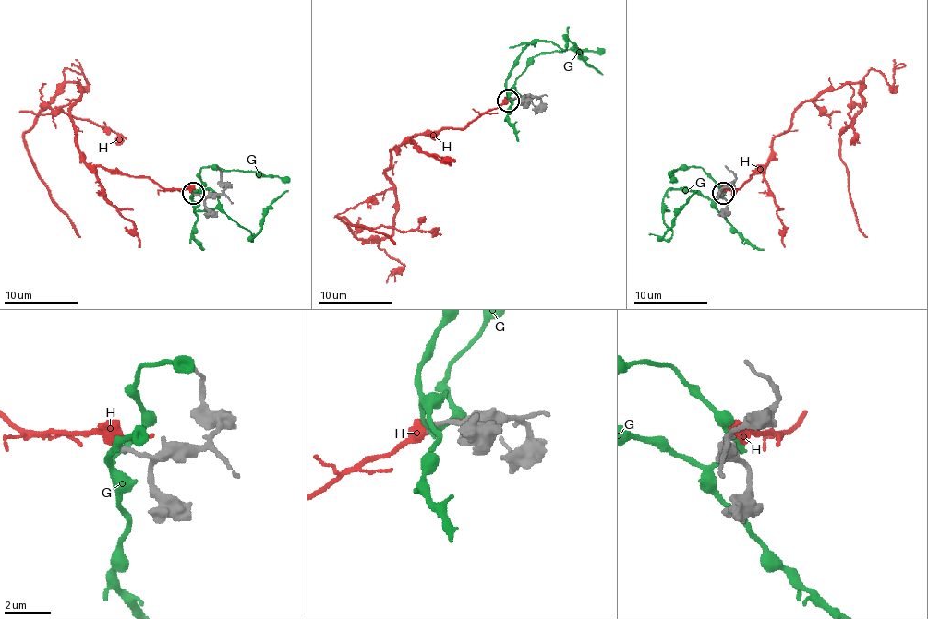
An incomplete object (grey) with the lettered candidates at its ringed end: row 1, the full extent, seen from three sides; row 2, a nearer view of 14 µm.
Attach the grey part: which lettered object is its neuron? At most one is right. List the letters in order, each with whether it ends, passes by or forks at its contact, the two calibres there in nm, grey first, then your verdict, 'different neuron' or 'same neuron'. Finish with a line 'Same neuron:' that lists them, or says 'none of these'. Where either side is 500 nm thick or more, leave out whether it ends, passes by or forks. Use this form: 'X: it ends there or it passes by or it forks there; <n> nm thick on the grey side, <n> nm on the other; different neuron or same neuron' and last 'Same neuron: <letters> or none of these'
G: it passes by; 240 nm thick on the grey side, 220 nm on the other; different neuron
H: it passes by; 220 nm thick on the grey side, 360 nm on the other; same neuron
Same neuron: H

